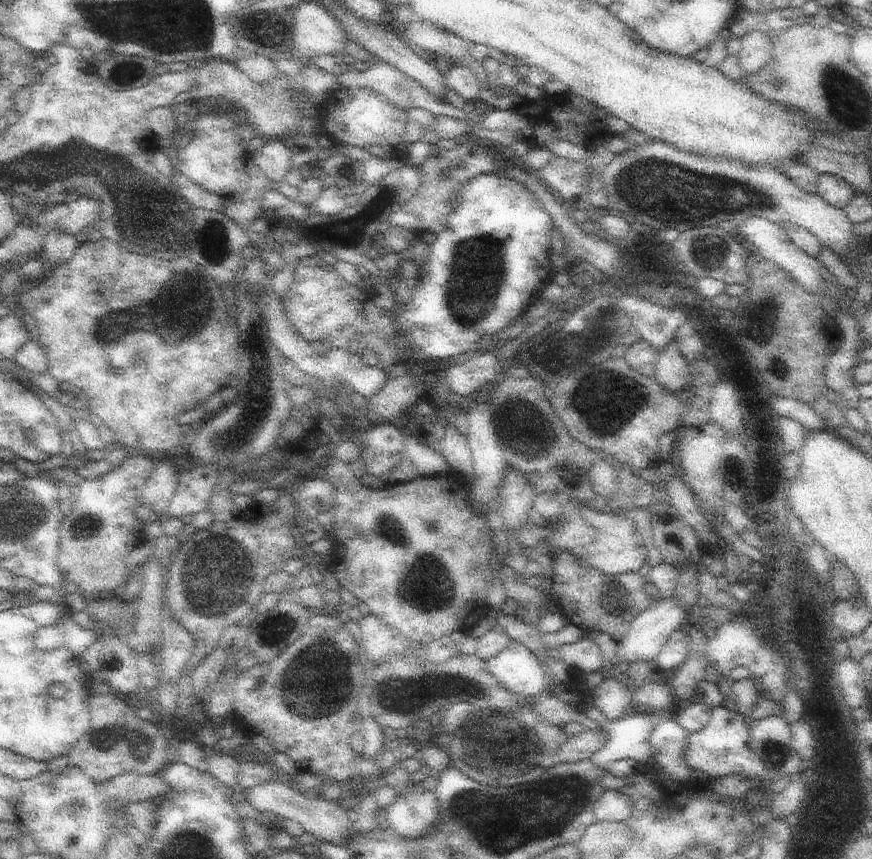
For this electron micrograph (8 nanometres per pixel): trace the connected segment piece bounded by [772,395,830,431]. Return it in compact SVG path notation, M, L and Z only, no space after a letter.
M774 395L772 410L777 412L780 417L790 417L800 421L807 431L830 429L813 408L792 397L777 397Z

